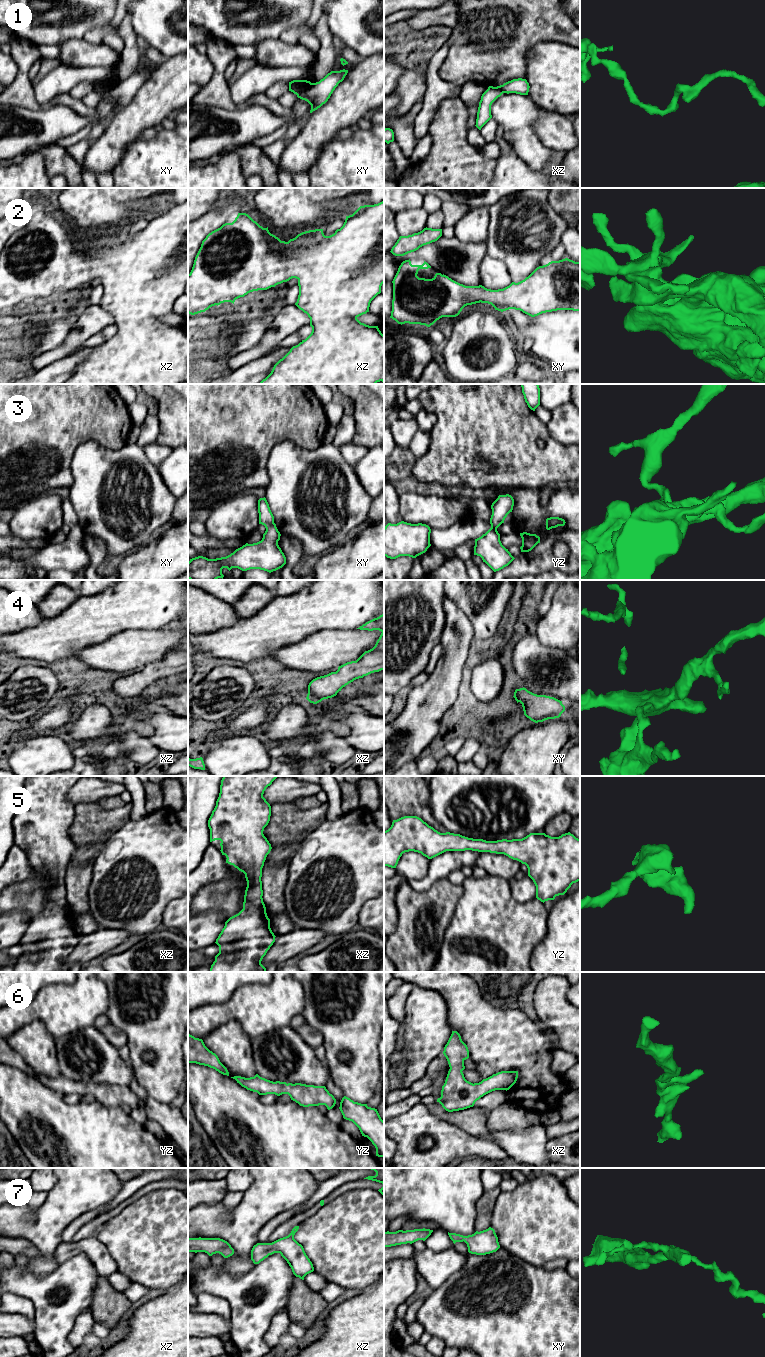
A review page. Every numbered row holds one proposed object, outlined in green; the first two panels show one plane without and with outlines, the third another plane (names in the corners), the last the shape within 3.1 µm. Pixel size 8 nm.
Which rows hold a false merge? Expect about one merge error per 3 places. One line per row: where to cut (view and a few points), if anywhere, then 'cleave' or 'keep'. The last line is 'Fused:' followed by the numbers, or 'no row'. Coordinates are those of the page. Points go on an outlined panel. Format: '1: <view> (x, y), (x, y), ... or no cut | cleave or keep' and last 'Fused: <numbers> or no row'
1: xy (311, 83), (297, 95) | cleave
2: no cut | keep
3: no cut | keep
4: no cut | keep
5: no cut | keep
6: no cut | keep
7: no cut | keep
Fused: 1

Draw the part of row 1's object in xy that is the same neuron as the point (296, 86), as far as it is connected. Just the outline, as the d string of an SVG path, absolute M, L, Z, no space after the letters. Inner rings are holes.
M293 80L289 82L289 91L298 95L308 89L311 82L307 80Z

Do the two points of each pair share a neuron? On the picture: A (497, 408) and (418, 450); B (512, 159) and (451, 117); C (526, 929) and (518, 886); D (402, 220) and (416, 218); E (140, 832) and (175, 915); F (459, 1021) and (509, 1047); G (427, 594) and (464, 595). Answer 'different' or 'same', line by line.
A: different
B: different
C: different
D: same
E: different
F: same
G: different

